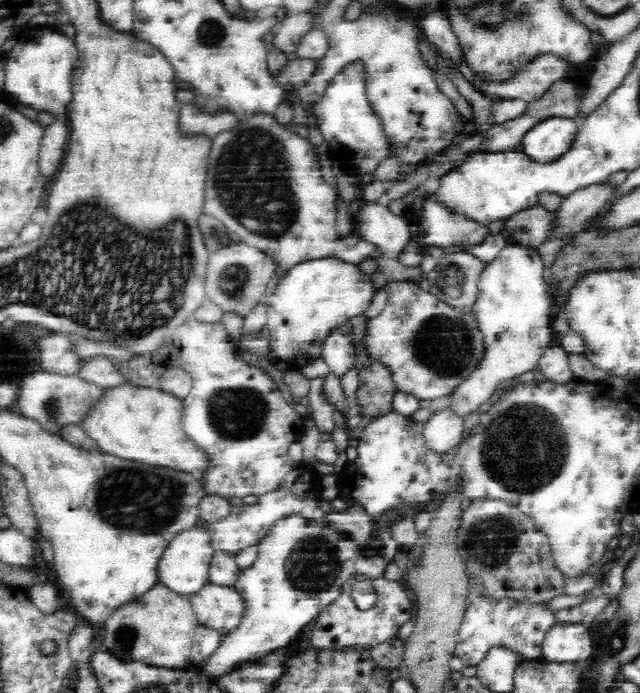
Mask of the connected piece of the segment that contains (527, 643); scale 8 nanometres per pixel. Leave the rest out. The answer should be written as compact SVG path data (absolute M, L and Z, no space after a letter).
M478 573L467 576L465 603L465 613L454 640L455 655L462 659L464 666L482 664L486 654L494 648L511 650L524 661L541 660L545 634L559 623L558 609L550 605L550 599L534 601L532 597L492 597L492 591Z

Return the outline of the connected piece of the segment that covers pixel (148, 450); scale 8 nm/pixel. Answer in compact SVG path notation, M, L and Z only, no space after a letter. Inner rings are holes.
M120 386L109 389L109 396L84 420L84 429L88 435L94 437L100 445L100 450L106 454L114 454L126 460L146 462L148 465L156 465L164 468L172 468L186 474L204 474L212 468L212 455L202 449L184 431L182 426L183 400L156 388Z

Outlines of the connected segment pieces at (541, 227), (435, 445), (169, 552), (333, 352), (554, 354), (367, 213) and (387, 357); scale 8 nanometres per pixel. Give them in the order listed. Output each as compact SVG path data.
M540 206L522 210L506 221L506 230L501 232L509 245L535 246L541 241L541 236L547 231L547 226L553 217L553 212L546 212Z
M449 408L438 412L423 424L425 449L436 456L446 456L458 448L463 430L463 421L456 418Z
M201 523L186 528L175 536L163 552L157 568L159 582L181 595L190 596L200 592L209 583L209 568L214 552L210 536L201 527Z
M336 326L323 342L321 358L329 372L340 376L353 362L353 344L347 339L341 326Z
M557 335L552 338L553 344L548 347L537 360L536 370L548 377L548 381L561 383L572 379L568 354L562 347Z
M369 202L355 220L361 240L378 248L386 259L399 260L412 242L409 221L404 216L394 215L387 204Z
M393 283L386 290L386 304L383 310L374 316L368 324L366 345L374 359L380 359L392 369L394 382L399 391L412 394L420 401L432 403L436 400L448 399L457 386L476 372L486 356L486 341L480 329L477 317L470 312L464 312L462 307L446 304L424 292L422 288L409 283Z

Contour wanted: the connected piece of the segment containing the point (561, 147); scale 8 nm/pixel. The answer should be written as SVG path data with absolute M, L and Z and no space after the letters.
M568 117L545 118L526 132L519 151L539 163L556 160L572 144L577 125Z

